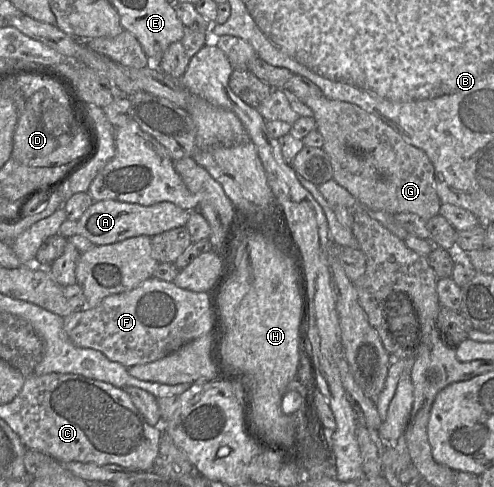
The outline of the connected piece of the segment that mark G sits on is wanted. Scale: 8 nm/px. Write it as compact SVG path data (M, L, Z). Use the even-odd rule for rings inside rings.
M325 96L300 99L314 112L317 130L324 139L333 179L367 210L389 214L414 213L428 221L440 212L435 171L427 154L407 143L390 125L361 107Z

